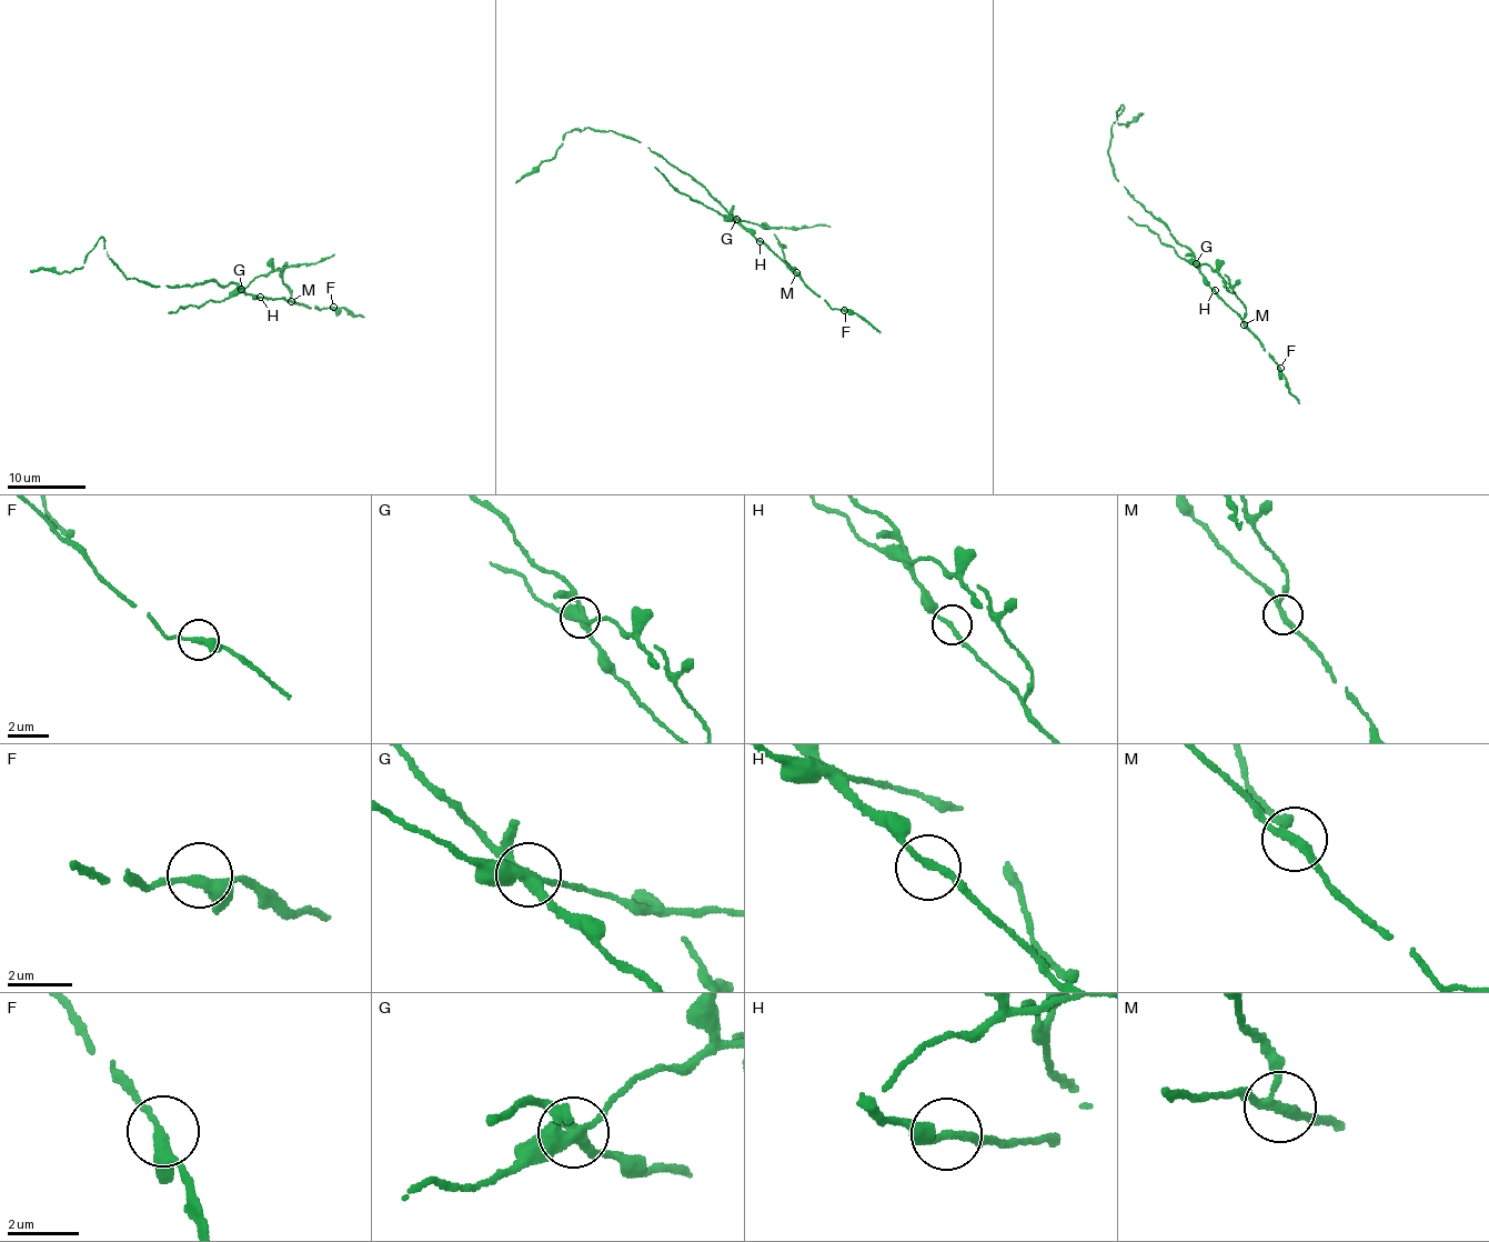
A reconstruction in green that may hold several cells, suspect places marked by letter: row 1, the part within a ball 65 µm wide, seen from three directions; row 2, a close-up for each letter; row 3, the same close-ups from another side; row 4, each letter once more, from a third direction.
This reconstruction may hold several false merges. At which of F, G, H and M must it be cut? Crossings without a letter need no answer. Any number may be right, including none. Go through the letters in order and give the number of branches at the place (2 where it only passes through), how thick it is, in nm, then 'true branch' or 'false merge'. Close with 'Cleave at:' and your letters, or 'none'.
F: 3 branches meet; 240 nm thick; true branch
G: 4 branches meet; 400 nm thick; false merge
H: 2 branches meet; 190 nm thick; true branch
M: 3 branches meet; 220 nm thick; false merge
Cleave at: G, M

